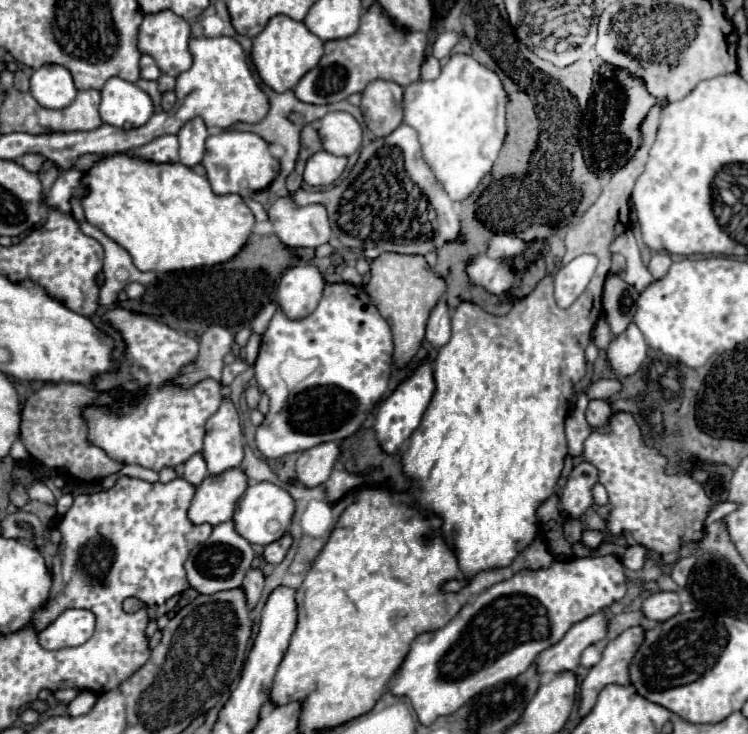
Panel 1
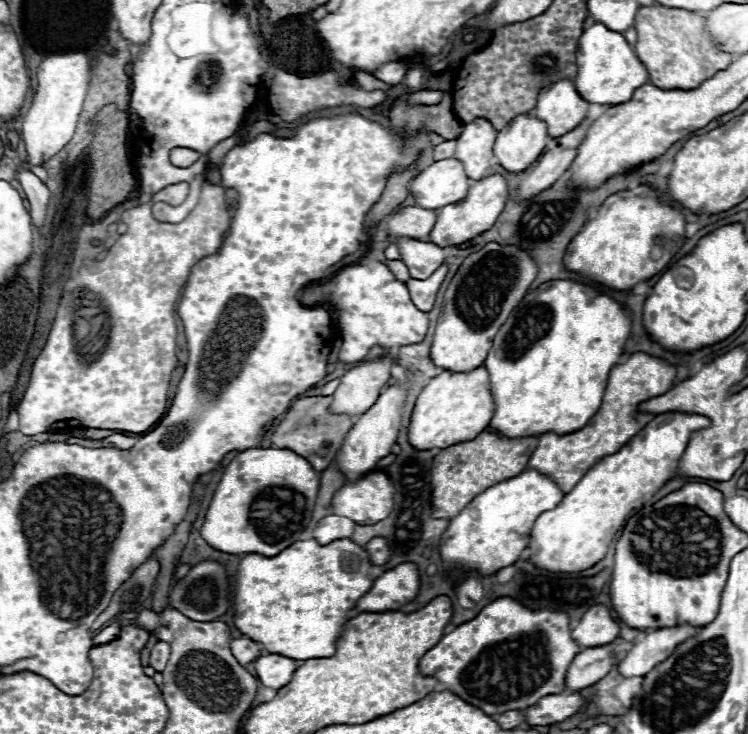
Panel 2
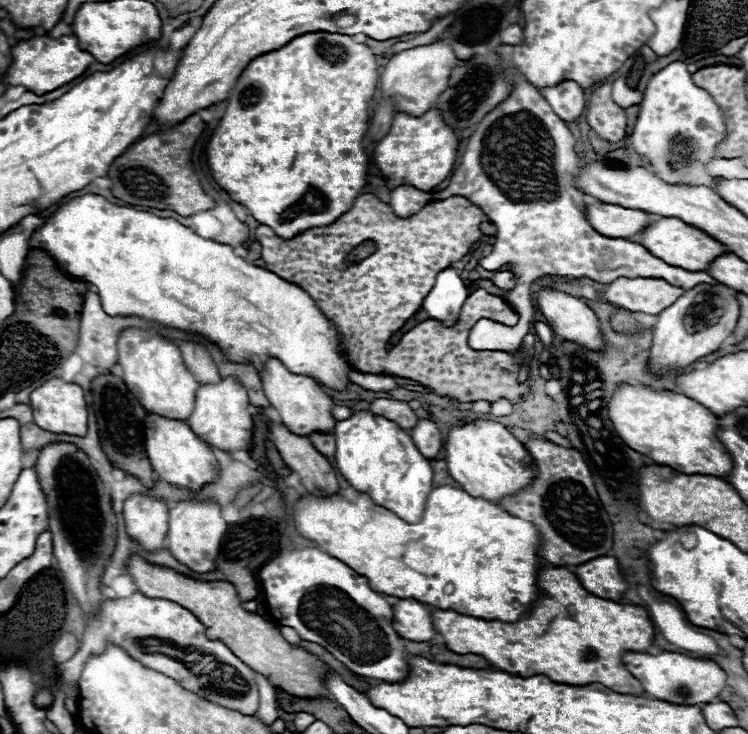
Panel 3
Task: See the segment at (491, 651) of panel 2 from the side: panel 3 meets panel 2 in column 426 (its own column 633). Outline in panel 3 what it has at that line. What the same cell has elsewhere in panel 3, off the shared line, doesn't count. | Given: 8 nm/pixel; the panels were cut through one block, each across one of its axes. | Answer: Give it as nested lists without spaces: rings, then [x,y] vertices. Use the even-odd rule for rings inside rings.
[[[626,652],[622,656],[622,662],[626,670],[642,682],[642,688],[646,690],[648,696],[654,696],[670,704],[694,706],[698,702],[714,702],[726,684],[724,670],[714,660],[708,658],[692,658],[678,652],[660,652],[660,654]]]

